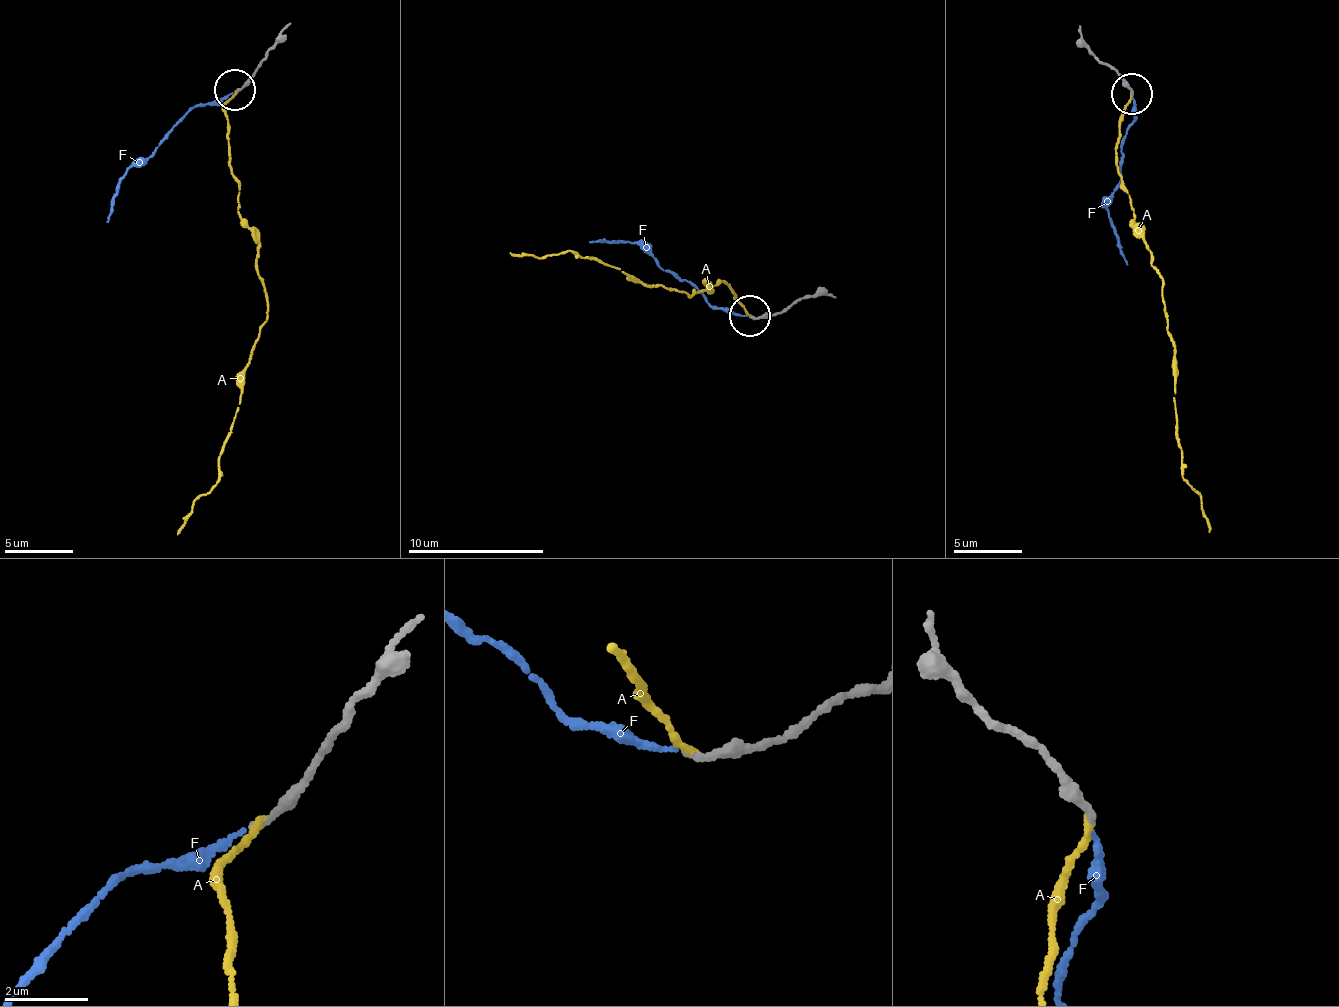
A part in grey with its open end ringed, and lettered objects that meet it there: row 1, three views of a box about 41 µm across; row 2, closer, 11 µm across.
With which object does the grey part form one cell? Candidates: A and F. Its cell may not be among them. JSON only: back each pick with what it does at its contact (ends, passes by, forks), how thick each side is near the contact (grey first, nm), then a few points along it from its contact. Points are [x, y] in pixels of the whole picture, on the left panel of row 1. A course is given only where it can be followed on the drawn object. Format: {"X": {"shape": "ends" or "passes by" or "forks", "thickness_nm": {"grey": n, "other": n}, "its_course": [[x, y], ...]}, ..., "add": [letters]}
{"F": {"shape": "ends", "thickness_nm": {"grey": 160, "other": 130}, "its_course": [[232, 93], [200, 103], [130, 167], [106, 222]]}, "add": ["F"]}

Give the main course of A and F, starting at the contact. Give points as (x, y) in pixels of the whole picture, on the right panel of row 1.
A: (1130, 92), (1116, 173), (1130, 196), (1132, 227), (1163, 282), (1182, 472), (1209, 533)
F: (1133, 97), (1135, 116), (1108, 208), (1118, 252), (1128, 264)

